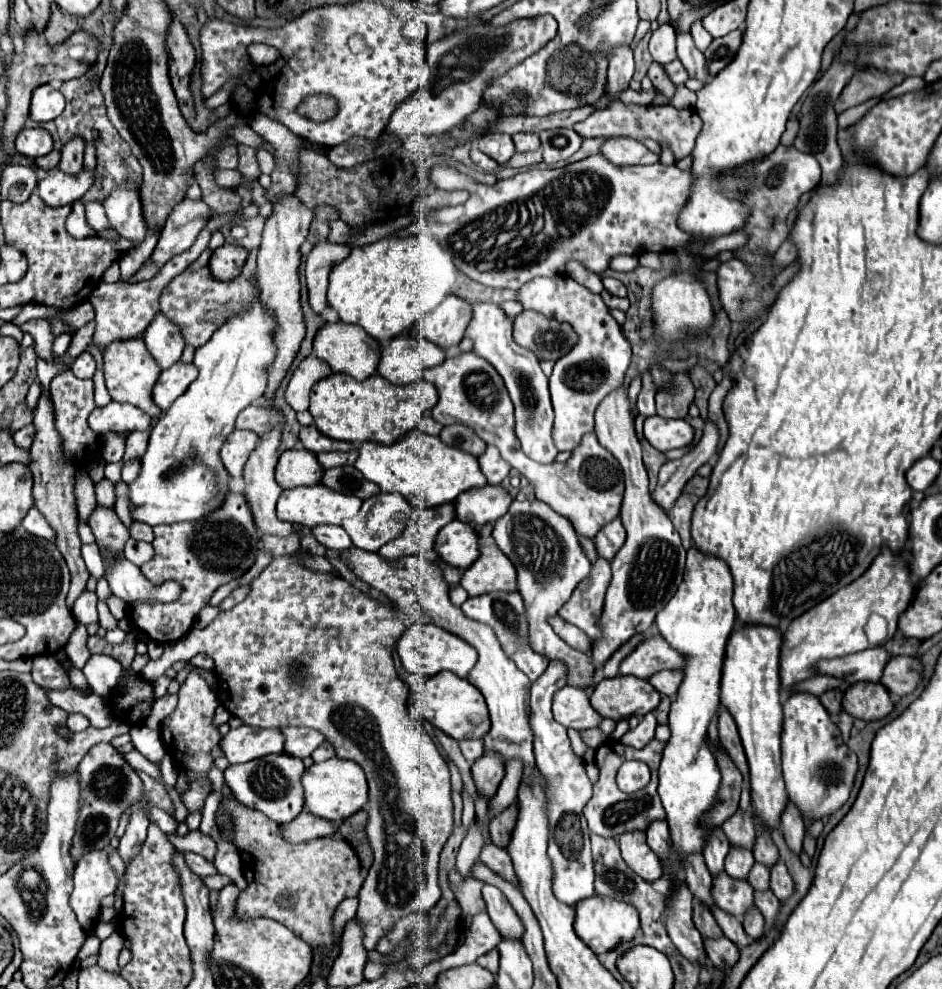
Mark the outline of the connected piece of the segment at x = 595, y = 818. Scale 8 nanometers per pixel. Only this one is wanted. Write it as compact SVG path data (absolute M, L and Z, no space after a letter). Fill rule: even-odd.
M608 739L604 745L598 747L596 765L600 767L600 779L594 783L594 795L584 807L584 817L586 817L588 829L592 833L602 835L602 837L614 837L614 835L622 835L622 833L628 833L628 831L646 831L652 821L666 819L664 807L662 807L658 791L656 791L656 787L658 787L658 765L660 765L660 759L662 759L664 745L666 743L652 739L644 749L634 749L634 747L622 745L620 741ZM628 759L640 759L652 771L652 781L646 785L646 789L636 791L632 795L626 795L616 787L616 771Z

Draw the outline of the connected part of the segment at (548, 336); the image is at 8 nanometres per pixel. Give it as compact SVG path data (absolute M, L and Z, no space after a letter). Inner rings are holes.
M522 311L514 319L514 341L532 353L536 353L538 359L560 359L564 353L572 349L576 343L576 333L568 323L558 323L556 319L548 319L536 311Z

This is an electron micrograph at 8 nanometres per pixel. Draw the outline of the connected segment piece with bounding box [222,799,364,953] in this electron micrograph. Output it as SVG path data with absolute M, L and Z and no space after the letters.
M224 799L224 809L234 817L234 831L222 837L238 847L242 873L248 881L248 889L242 891L236 903L238 915L244 919L270 917L308 941L314 951L318 945L324 945L324 953L328 953L334 943L332 915L346 897L356 897L364 881L356 853L344 839L330 837L298 845L284 843L280 833L276 833L278 823L268 821L264 813L252 811L232 799Z

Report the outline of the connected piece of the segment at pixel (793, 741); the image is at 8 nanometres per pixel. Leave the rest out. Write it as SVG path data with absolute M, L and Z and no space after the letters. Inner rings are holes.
M792 693L782 705L782 775L788 797L798 805L802 815L822 819L838 811L852 791L858 769L856 755L844 745L836 723L820 699L812 693Z

